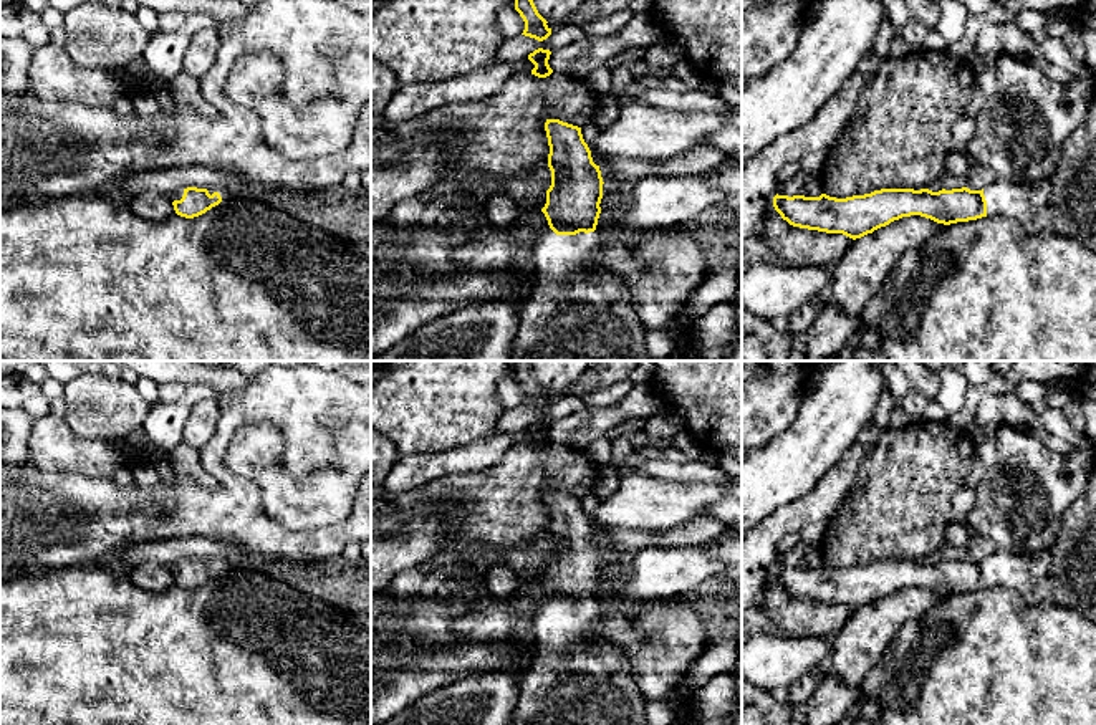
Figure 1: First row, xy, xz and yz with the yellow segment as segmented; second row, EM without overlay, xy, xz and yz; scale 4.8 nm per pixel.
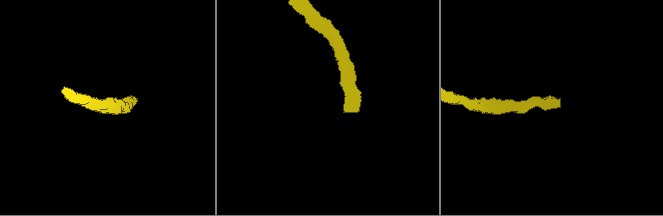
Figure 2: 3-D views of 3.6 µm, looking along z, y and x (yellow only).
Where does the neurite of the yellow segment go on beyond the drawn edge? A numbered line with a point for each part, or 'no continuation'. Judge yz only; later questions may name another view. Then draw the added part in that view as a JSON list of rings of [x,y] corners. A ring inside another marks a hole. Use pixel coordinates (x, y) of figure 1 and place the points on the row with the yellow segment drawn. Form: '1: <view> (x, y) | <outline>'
1: yz (1065, 204) | [[[1096,71],[1088,114],[1065,142],[1063,161],[1043,182],[1015,184],[995,179],[983,189],[987,217],[995,214],[1017,220],[1028,233],[1058,233],[1096,253]]]

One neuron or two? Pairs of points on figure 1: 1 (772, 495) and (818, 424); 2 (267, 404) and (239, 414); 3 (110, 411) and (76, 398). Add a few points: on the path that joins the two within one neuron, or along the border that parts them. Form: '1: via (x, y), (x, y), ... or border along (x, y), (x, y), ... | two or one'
1: via (778, 477), (813, 442) | one
2: via (260, 404), (245, 408) | one
3: via (101, 406), (85, 398) | one

